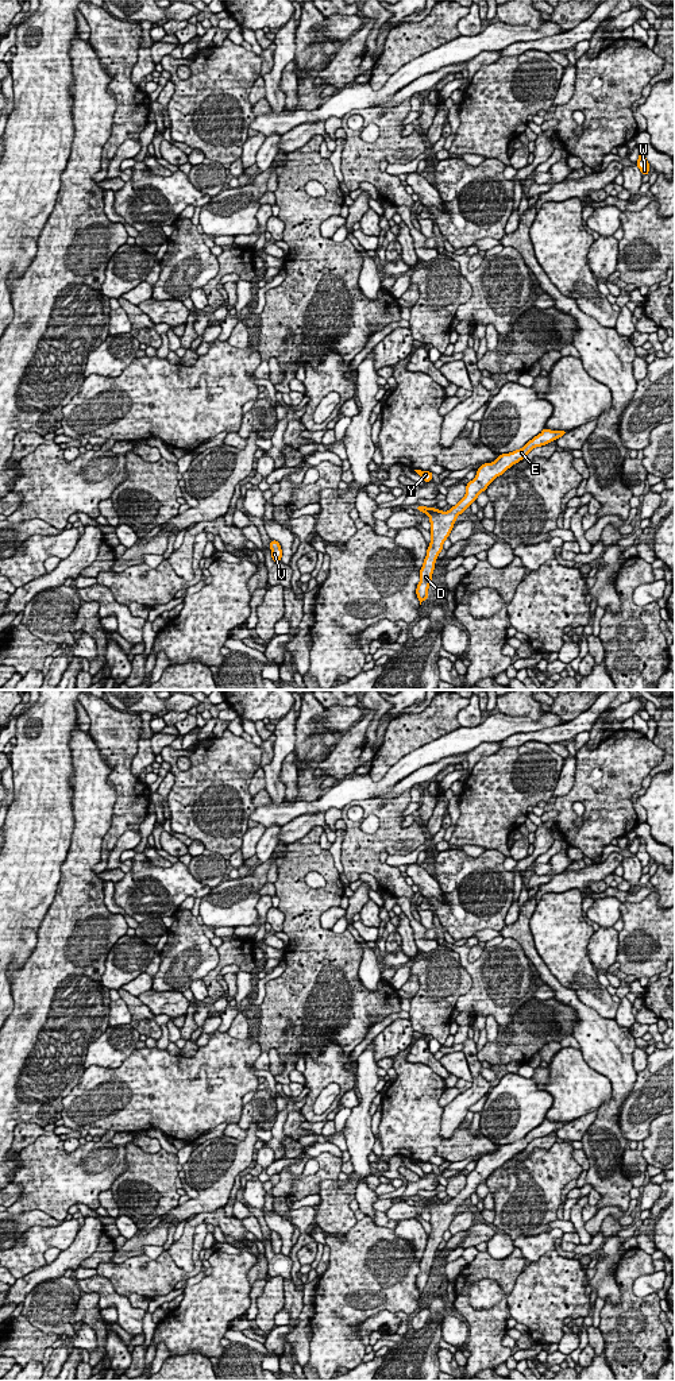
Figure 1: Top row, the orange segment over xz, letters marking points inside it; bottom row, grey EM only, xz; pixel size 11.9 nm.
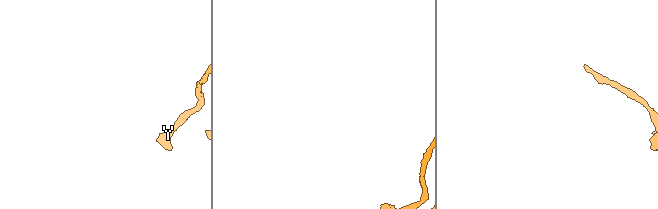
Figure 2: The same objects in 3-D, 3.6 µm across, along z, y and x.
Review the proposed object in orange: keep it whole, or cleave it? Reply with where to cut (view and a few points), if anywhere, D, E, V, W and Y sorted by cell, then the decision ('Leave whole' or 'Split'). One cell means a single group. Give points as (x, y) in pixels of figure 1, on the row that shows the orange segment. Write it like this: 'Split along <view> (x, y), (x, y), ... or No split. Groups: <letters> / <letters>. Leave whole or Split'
No split. Groups: D E V W Y. Leave whole

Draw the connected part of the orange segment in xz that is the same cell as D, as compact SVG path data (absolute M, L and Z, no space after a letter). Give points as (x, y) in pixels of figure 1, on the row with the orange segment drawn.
M544 428L540 435L529 440L522 448L509 454L501 454L494 462L482 464L477 470L475 478L466 485L467 491L464 497L455 506L450 508L448 512L427 506L416 506L417 512L425 513L431 522L431 544L428 545L427 556L420 570L420 582L416 589L420 605L429 598L428 589L432 580L436 559L443 549L443 543L448 539L454 528L456 517L464 513L464 510L477 501L477 497L485 491L497 477L502 475L513 464L522 460L533 448L545 445L552 440L562 437L564 433L564 431L551 431Z

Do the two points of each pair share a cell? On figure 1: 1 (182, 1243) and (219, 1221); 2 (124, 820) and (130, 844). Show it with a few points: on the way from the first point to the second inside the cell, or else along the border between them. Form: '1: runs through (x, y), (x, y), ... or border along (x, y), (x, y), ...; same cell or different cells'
1: runs through (188, 1233), (200, 1218), (208, 1218); same cell
2: border along (138, 830), (126, 830), (119, 837), (110, 856); different cells

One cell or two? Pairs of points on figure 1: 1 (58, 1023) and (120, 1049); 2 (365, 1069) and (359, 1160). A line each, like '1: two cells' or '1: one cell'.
1: two cells
2: one cell

